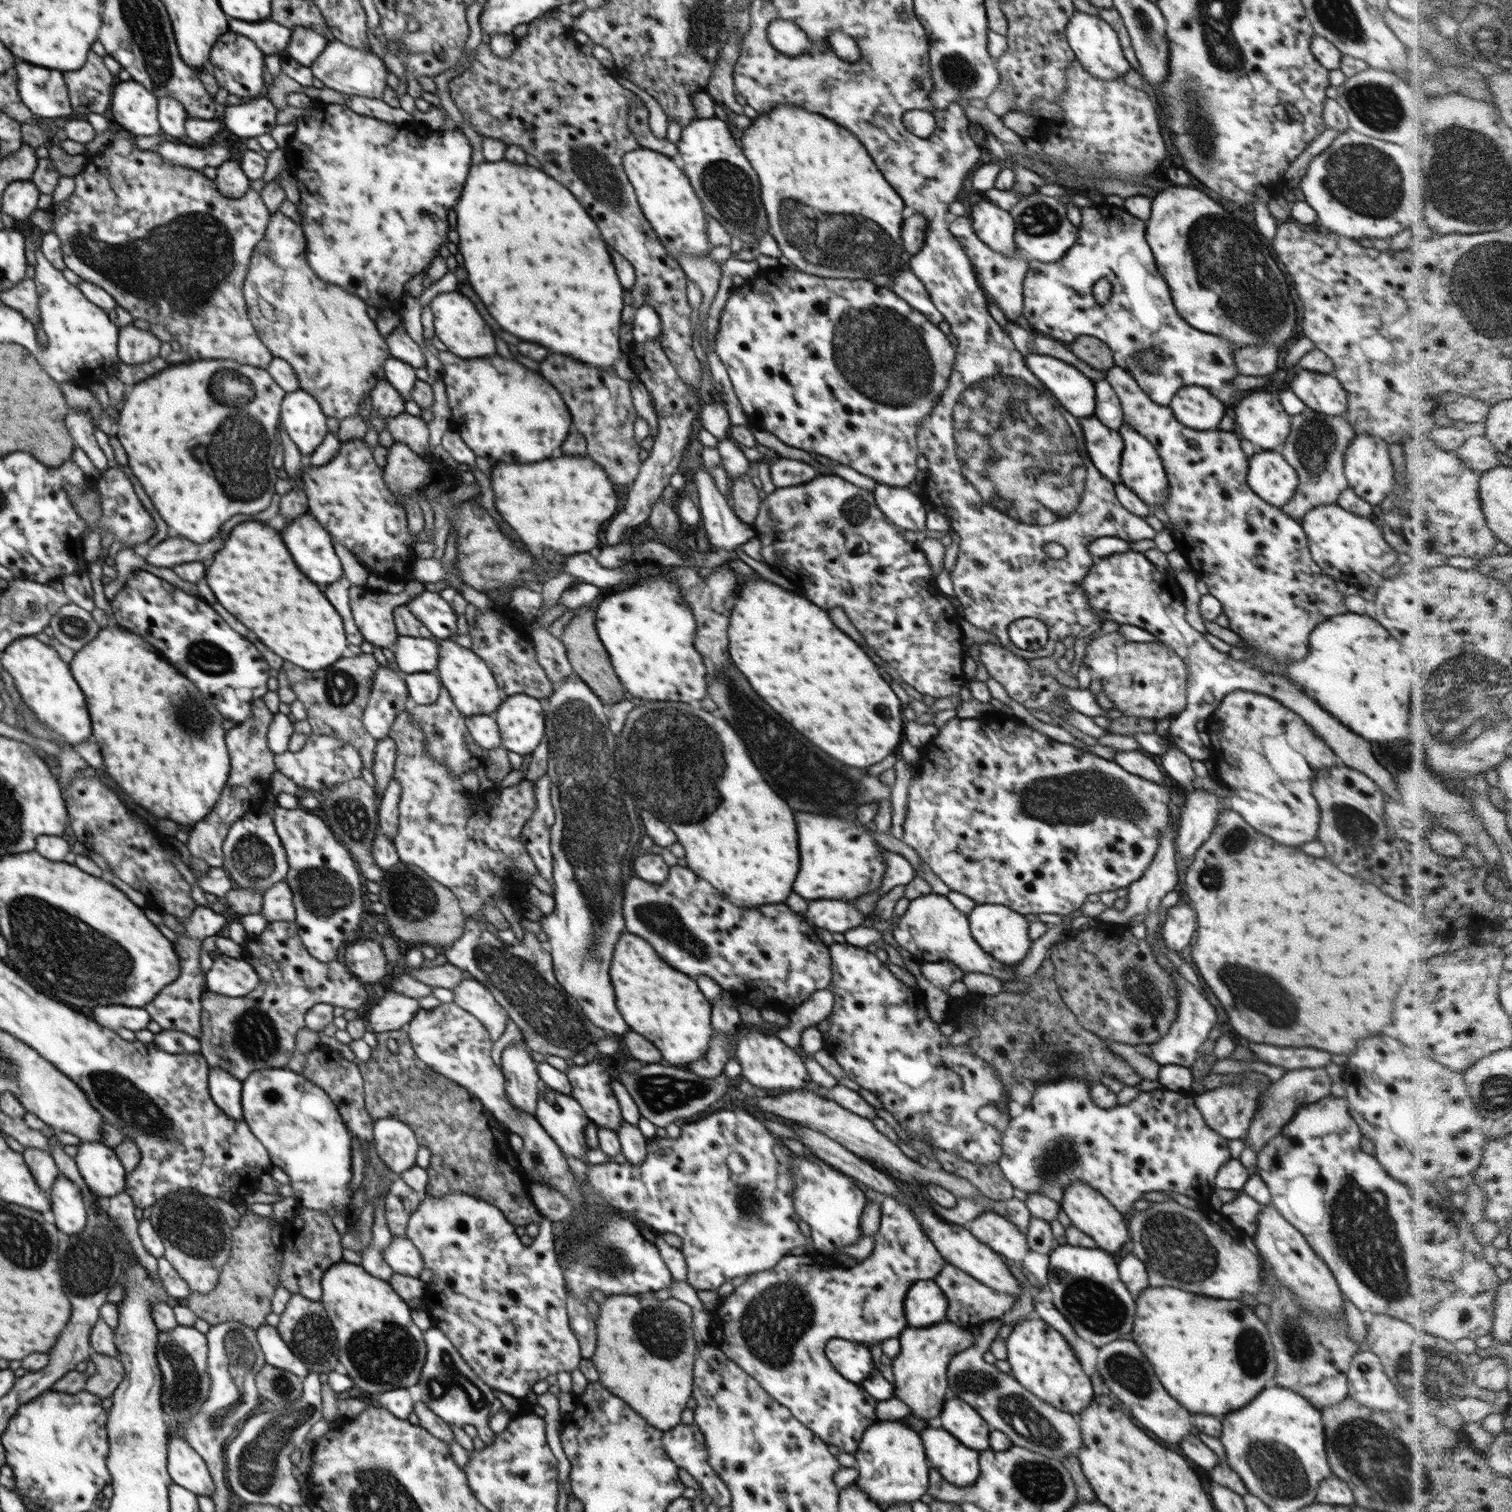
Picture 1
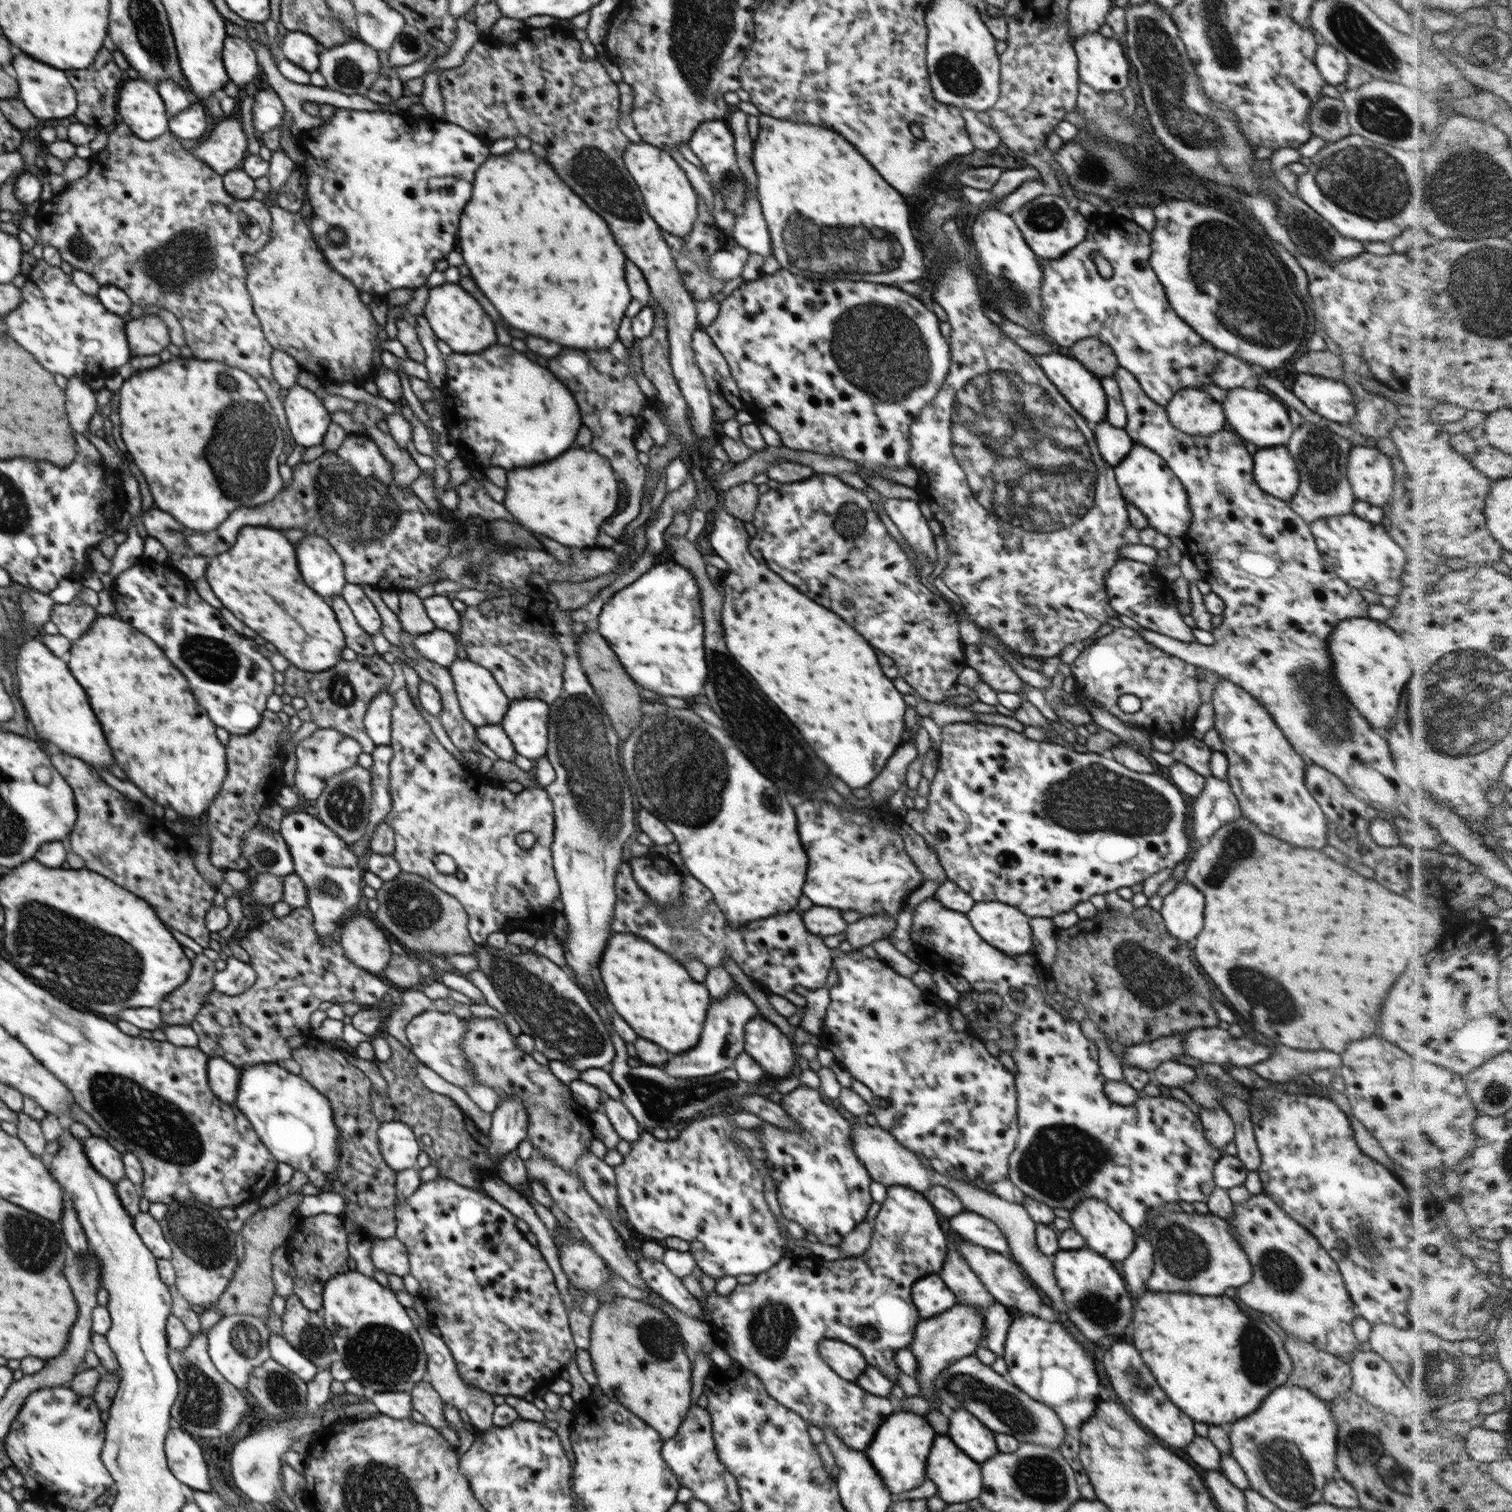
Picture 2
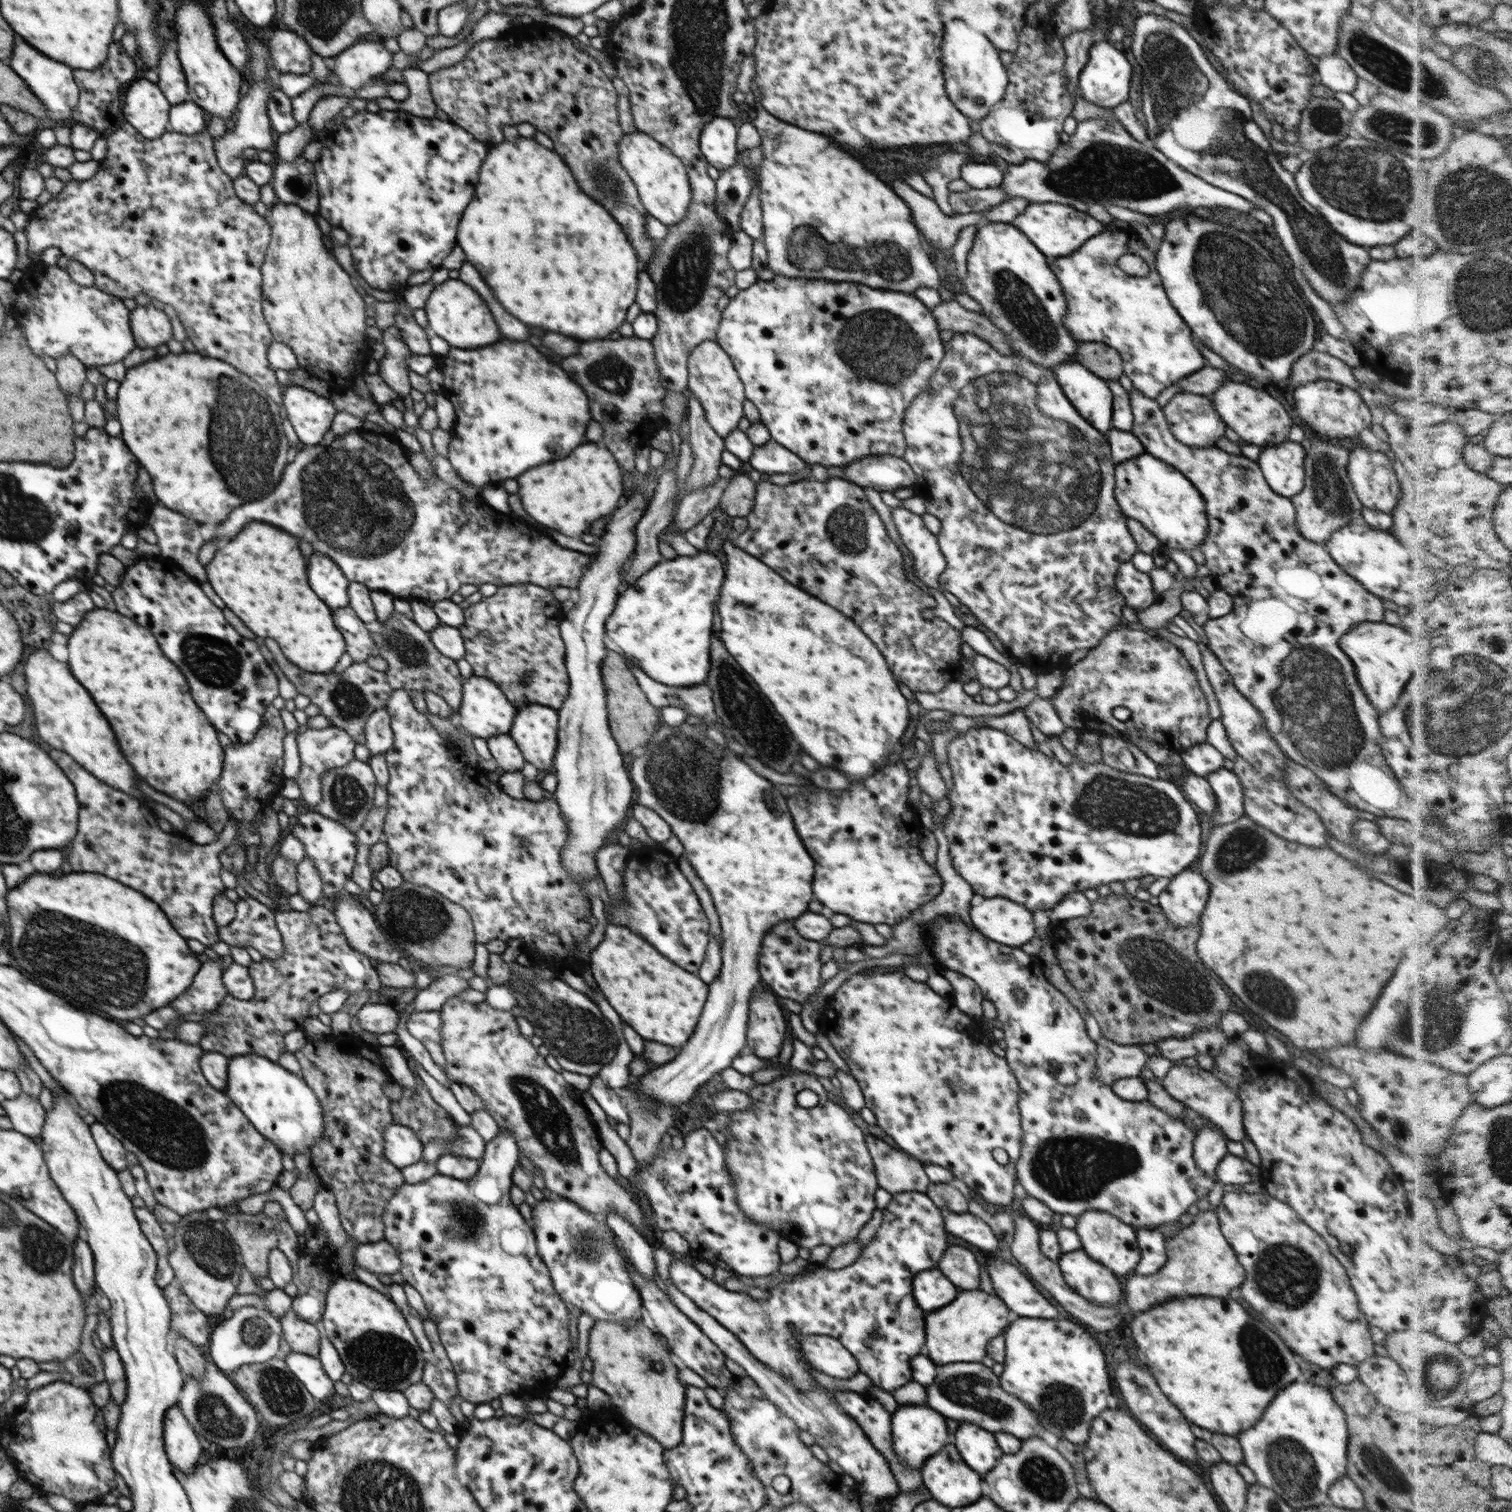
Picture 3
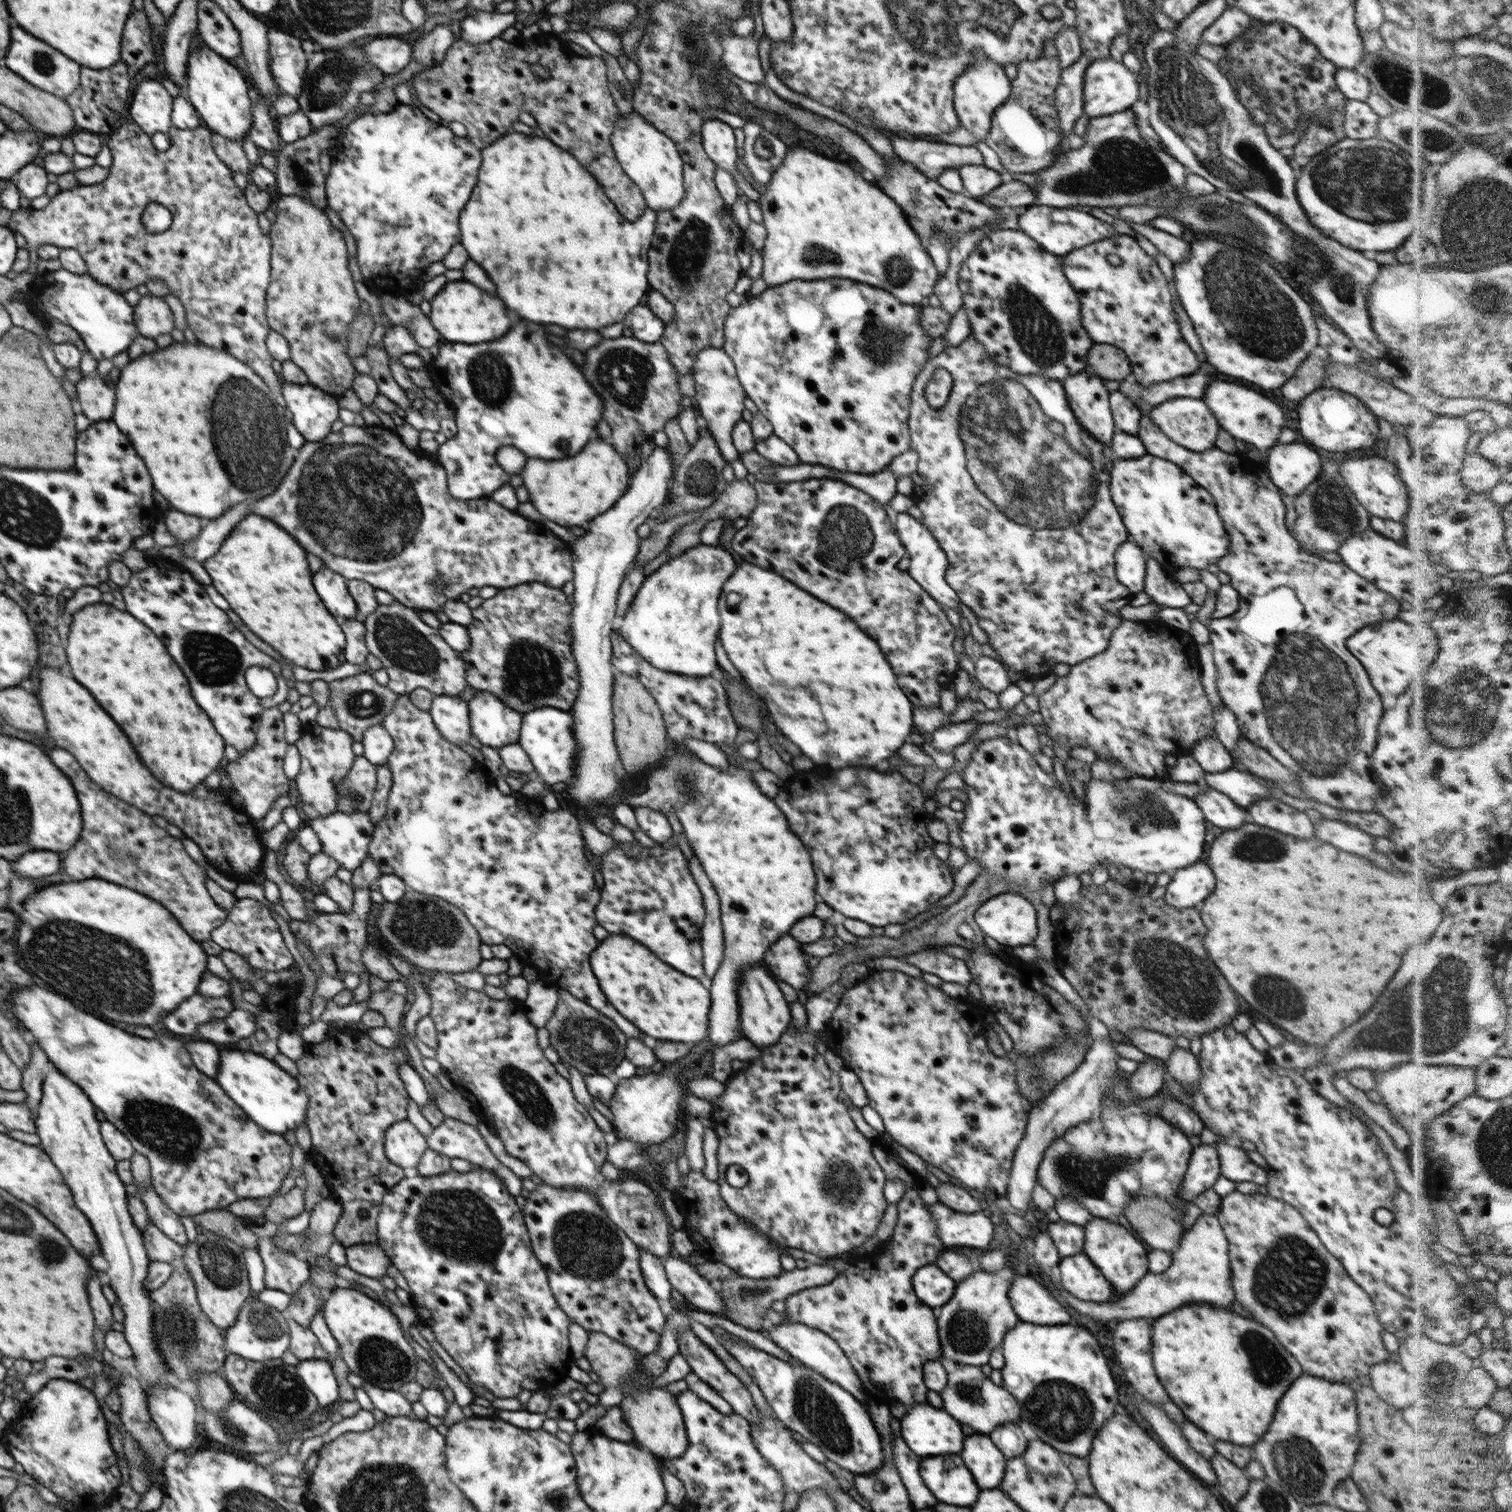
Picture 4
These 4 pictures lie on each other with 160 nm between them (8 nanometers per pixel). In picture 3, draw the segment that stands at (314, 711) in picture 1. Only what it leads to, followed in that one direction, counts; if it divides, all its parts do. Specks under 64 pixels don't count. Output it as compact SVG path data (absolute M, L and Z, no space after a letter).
M286 658L278 660L278 664L298 694L308 696L311 706L315 706L318 714L326 717L331 726L344 730L357 744L366 744L364 730L366 719L376 710L385 708L393 692L386 672L373 670L366 661L352 663L341 674L334 672L315 674L302 671L294 664L290 664Z

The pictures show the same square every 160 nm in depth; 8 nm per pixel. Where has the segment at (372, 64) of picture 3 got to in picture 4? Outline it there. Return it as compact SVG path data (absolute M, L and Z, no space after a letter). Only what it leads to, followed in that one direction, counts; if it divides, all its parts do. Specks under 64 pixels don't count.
M380 36L362 46L367 57L386 76L399 73L412 60L411 46L393 36Z

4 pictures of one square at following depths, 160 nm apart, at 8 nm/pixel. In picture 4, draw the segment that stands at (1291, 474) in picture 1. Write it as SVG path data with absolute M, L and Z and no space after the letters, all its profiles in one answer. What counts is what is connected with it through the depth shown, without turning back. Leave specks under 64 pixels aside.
M1284 444L1269 450L1266 468L1272 482L1293 499L1320 476L1322 458L1304 444Z

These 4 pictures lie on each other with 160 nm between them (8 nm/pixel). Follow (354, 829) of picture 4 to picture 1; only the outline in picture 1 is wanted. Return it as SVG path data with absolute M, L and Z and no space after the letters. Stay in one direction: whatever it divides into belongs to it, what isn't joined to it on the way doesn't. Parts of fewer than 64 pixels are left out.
M276 806L271 813L279 839L285 848L289 871L285 881L291 888L294 906L296 907L295 923L298 934L302 939L302 946L308 950L308 954L317 958L320 962L336 960L338 950L352 938L352 934L358 930L362 912L364 912L364 891L362 891L361 872L357 862L348 852L348 849L334 836L324 818L315 816L305 809L286 809Z

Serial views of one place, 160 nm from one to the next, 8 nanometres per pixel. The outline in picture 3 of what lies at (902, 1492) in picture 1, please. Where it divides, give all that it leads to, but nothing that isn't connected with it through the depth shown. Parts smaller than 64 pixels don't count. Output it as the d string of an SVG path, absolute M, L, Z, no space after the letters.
M900 1405L891 1418L893 1445L896 1456L911 1469L922 1468L924 1462L948 1444L945 1416L924 1405Z

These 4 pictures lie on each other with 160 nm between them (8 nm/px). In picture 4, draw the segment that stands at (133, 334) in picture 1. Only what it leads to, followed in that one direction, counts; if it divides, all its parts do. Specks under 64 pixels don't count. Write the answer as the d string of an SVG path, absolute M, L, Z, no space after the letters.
M152 294L143 296L135 308L135 323L142 336L156 339L161 334L170 334L175 328L175 314L165 297L158 297Z

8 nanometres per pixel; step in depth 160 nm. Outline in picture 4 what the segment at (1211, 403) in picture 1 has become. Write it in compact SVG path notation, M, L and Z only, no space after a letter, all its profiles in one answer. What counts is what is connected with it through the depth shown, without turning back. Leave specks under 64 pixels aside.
M1173 398L1158 406L1153 407L1149 412L1152 422L1176 444L1194 452L1204 452L1214 448L1221 426L1216 422L1216 417L1208 410L1203 400L1196 398Z

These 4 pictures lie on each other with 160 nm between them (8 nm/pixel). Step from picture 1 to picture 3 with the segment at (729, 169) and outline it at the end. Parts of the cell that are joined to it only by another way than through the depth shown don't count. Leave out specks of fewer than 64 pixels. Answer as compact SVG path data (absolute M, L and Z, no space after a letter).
M722 117L712 119L708 124L703 126L699 136L699 147L701 148L702 154L706 157L706 160L714 168L721 170L721 172L730 168L736 163L737 154L740 152L740 149L737 147L735 122Z

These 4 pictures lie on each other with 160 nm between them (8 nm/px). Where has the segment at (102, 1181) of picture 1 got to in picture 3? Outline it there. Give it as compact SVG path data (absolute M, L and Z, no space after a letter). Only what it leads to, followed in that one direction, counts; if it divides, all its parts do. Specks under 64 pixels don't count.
M96 1121L94 1124L90 1124L90 1132L96 1141L96 1146L104 1162L110 1166L110 1168L116 1169L119 1173L122 1169L126 1168L129 1163L126 1161L127 1151L122 1146L120 1140L118 1140L104 1124L100 1124L100 1121Z

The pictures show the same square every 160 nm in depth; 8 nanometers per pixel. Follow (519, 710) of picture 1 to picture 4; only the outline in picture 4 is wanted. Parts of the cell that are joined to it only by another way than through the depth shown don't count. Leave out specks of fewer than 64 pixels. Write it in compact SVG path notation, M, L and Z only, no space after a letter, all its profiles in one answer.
M548 706L523 713L518 744L530 757L536 772L539 774L539 780L546 783L548 788L553 784L558 784L558 782L569 784L575 777L578 745L574 740L572 727L574 727L574 721L570 711Z

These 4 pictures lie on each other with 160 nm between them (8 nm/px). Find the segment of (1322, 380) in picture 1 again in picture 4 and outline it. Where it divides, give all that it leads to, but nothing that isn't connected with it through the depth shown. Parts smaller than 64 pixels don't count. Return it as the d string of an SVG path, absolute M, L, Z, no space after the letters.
M1326 386L1311 392L1298 406L1298 430L1306 442L1328 452L1350 452L1372 448L1386 434L1381 421L1368 410L1364 403L1352 394Z

